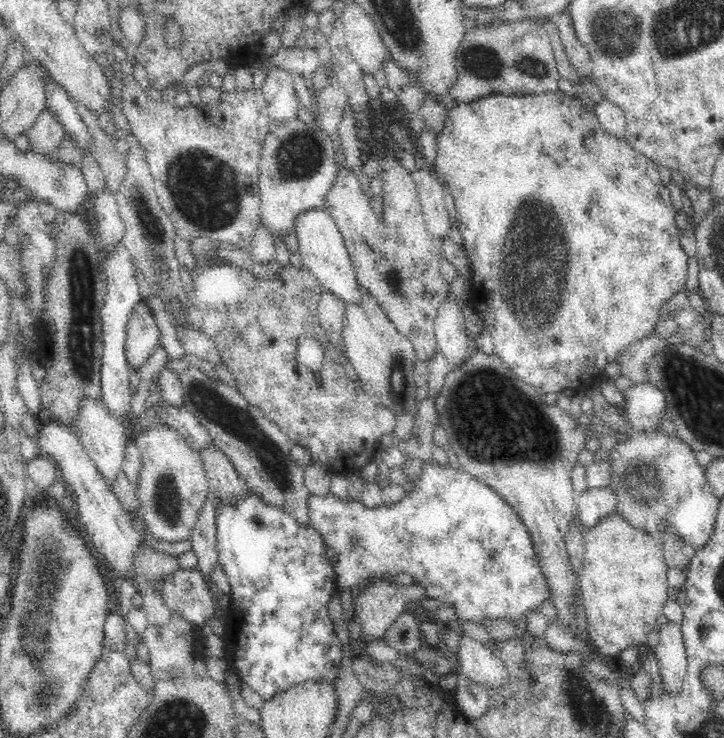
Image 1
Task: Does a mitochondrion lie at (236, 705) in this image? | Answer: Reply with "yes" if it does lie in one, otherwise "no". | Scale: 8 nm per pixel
no

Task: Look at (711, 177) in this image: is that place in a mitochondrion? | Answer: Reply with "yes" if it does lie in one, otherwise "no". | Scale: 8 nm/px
no

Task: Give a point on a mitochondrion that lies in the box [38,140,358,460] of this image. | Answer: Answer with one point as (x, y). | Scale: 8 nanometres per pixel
(204, 189)

